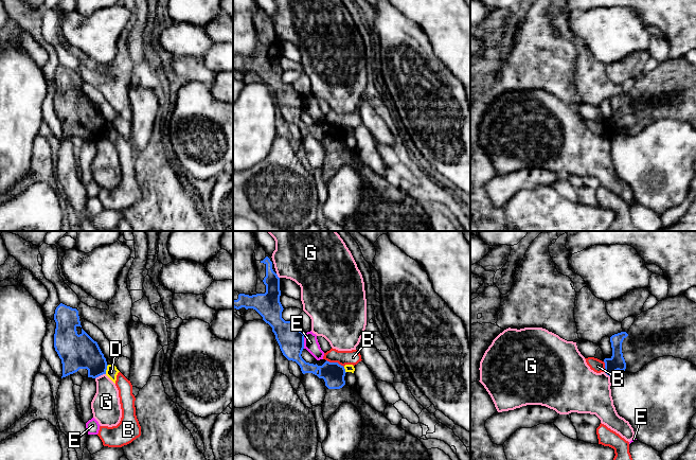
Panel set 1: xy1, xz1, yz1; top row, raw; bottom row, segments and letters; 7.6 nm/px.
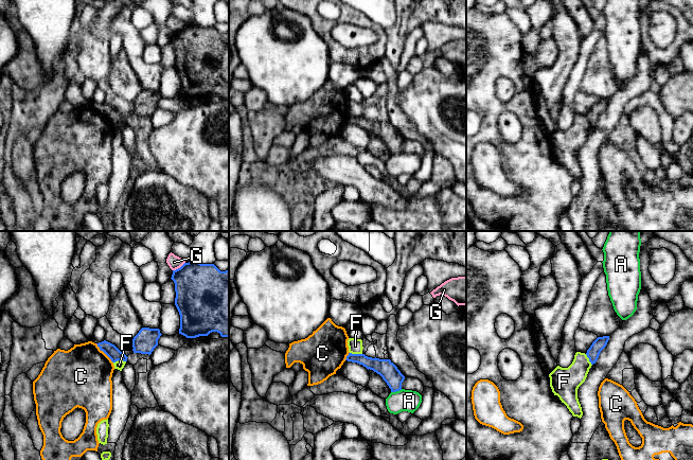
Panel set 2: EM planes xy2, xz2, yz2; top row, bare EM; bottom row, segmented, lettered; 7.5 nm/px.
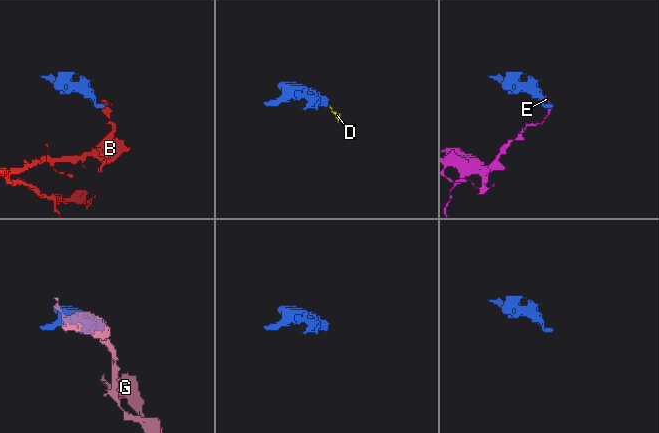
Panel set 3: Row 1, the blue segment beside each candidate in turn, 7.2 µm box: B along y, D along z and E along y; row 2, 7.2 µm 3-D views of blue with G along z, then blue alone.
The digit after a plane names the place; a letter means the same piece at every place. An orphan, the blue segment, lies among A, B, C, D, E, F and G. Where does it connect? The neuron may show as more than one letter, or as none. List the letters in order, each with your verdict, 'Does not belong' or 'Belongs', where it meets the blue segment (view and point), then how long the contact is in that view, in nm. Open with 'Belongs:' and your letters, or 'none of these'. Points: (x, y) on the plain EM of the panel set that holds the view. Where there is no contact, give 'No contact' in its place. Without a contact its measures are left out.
Belongs: none of these
A: Does not belong. Touches blue at xz2 (396, 153). Shared border 90 nm
B: Does not belong. Touches blue at xz1 (335, 125). Shared border 150 nm
C: Does not belong. Touches blue at xy2 (104, 114). Shared border 200 nm
D: Does not belong. Touches blue at xy1 (106, 131). Shared border 80 nm
E: Does not belong. Touches blue at xz1 (303, 103). Shared border 120 nm
F: Does not belong. Touches blue at xy2 (119, 122). Shared border 100 nm
G: Does not belong. Touches blue at xy2 (178, 31). Shared border 120 nm

